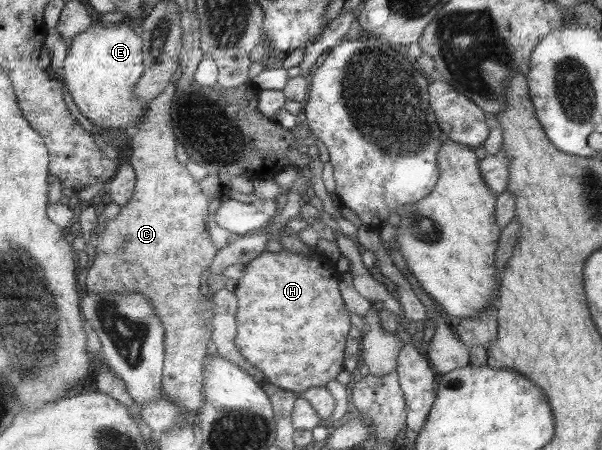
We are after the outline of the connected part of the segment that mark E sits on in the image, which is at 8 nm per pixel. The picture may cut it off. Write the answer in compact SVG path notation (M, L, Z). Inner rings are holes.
M91 23L83 33L75 35L61 68L67 91L79 113L103 131L125 128L129 132L146 111L146 103L135 97L135 84L145 70L141 61L141 39L127 23Z

